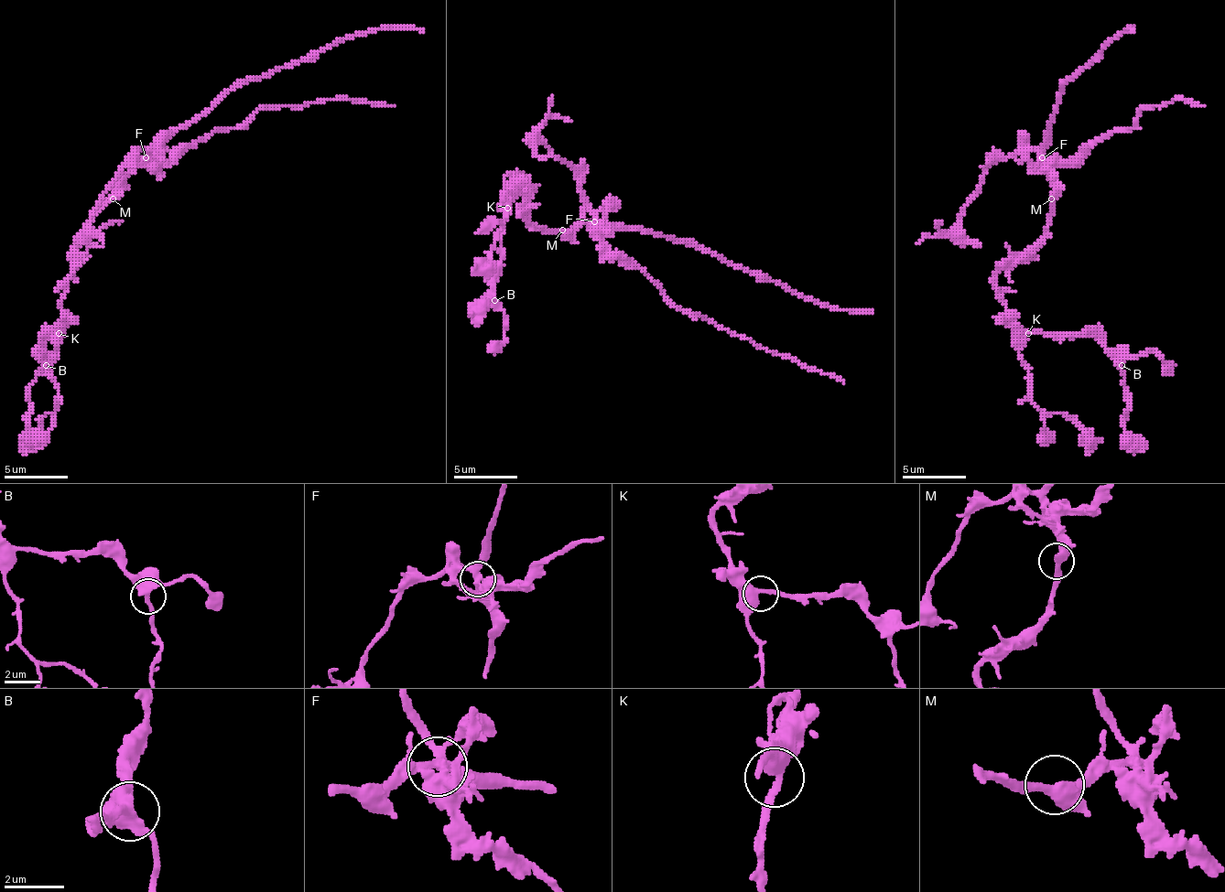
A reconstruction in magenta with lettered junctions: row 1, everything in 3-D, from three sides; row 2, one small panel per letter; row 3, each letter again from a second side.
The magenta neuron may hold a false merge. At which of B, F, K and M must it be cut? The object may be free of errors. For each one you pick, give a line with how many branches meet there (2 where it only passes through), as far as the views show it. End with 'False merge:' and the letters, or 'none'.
F: 5 branches meet
False merge: F

